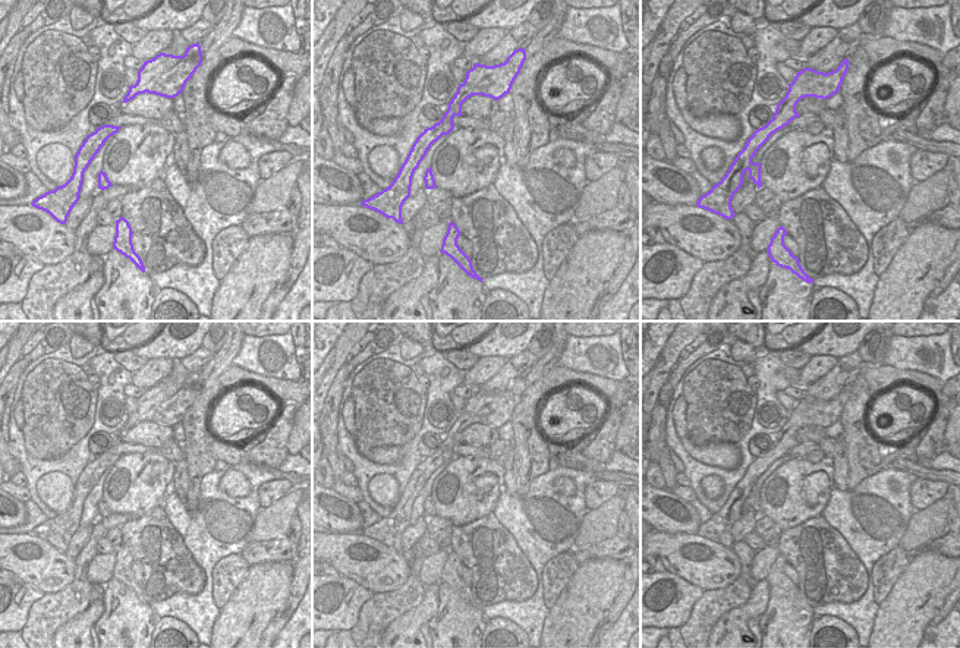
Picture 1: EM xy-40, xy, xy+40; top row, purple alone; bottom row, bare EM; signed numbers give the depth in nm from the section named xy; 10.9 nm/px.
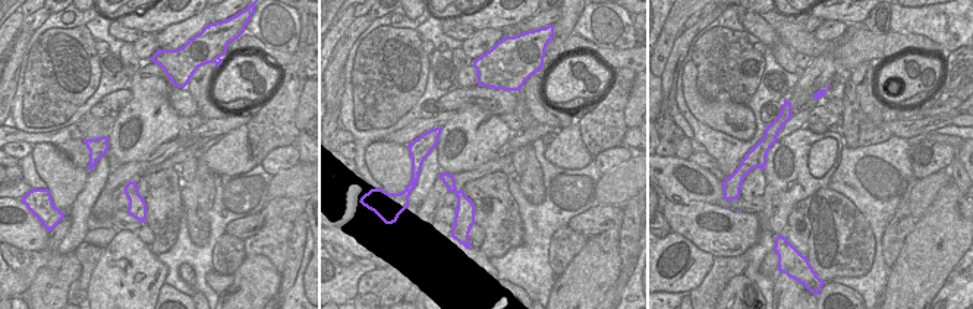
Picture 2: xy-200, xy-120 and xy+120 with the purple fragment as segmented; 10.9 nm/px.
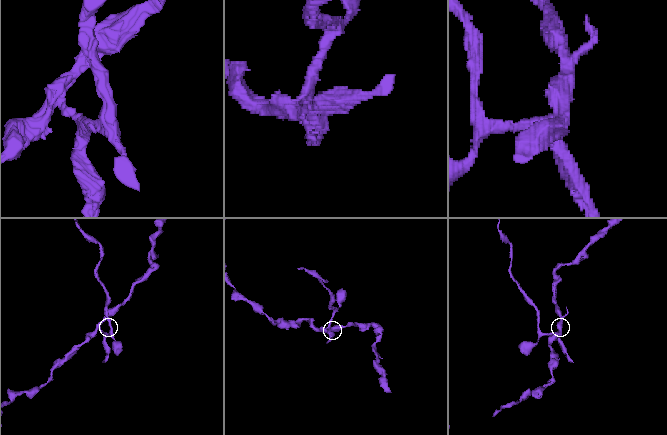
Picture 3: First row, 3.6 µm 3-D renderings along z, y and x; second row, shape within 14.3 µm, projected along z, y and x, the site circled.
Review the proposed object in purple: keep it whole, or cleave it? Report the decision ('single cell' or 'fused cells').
fused cells

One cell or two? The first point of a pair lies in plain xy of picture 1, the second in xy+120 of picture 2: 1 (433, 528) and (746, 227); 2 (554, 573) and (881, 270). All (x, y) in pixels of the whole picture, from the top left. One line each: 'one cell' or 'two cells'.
1: one cell
2: two cells

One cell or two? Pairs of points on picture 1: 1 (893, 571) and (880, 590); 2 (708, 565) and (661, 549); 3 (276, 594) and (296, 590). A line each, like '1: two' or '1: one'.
1: one
2: one
3: two

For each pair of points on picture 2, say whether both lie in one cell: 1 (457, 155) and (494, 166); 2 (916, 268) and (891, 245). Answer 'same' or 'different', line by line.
1: different
2: different

